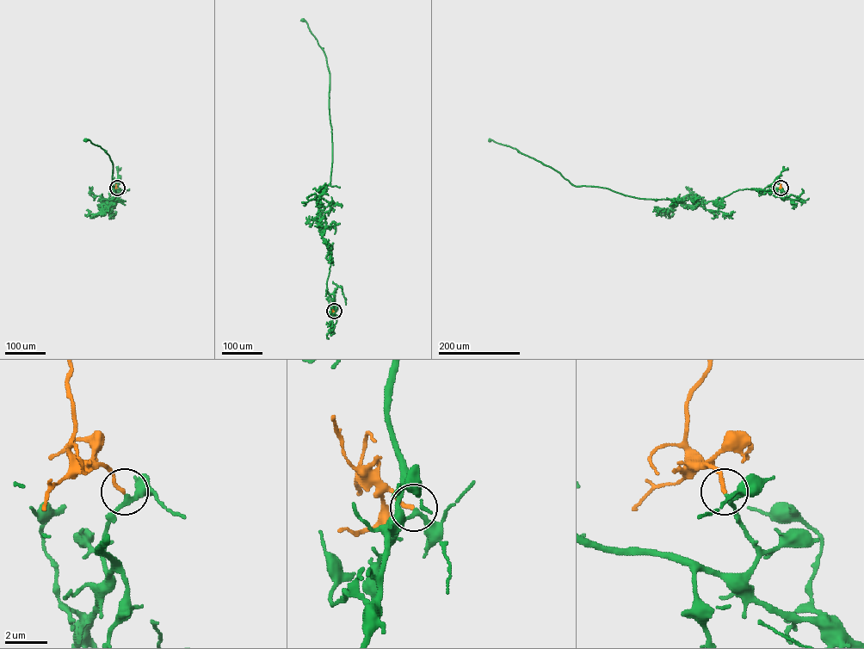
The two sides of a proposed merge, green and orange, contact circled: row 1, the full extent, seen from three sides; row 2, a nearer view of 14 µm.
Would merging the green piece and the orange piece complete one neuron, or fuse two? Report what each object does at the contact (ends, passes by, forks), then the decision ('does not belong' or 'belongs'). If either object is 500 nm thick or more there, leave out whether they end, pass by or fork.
green passes by; orange ends; belongs

